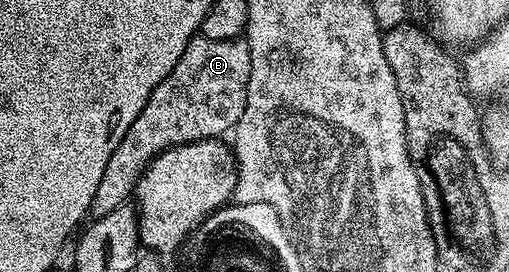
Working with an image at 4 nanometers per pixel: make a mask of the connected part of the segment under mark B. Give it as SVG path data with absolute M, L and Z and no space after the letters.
M200 34L194 36L187 50L183 50L183 58L175 62L175 70L171 70L171 74L163 78L159 86L155 86L151 98L147 98L147 106L143 106L139 118L131 122L131 130L123 134L123 142L119 142L115 154L111 154L107 170L103 170L103 179L99 181L99 190L95 190L95 198L89 207L89 216L96 218L103 214L111 214L111 210L122 207L128 201L125 199L128 196L130 199L136 193L139 178L145 173L150 162L169 148L200 140L216 140L232 133L243 114L243 106L247 106L247 82L250 78L251 54L249 43L245 39L216 40Z

